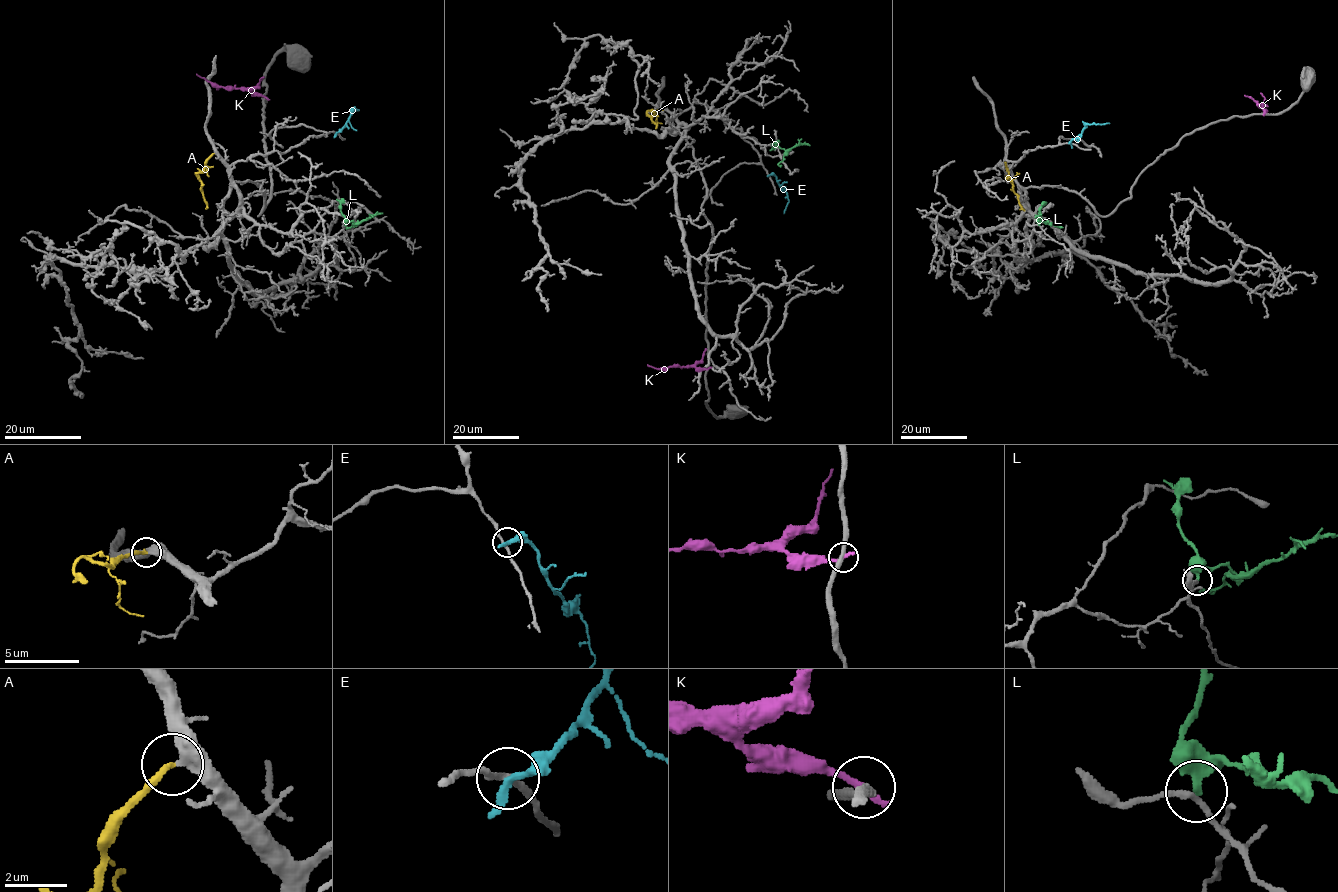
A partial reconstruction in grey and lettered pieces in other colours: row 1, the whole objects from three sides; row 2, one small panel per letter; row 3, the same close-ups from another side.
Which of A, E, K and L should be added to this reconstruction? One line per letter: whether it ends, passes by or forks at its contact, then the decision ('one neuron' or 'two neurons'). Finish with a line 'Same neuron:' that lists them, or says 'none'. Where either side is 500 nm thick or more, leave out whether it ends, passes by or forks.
A: it ends; one neuron
E: it passes by; two neurons
K: it ends; two neurons
L: it ends; two neurons
Same neuron: A

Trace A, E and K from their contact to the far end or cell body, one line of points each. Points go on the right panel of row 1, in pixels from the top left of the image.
A: (1005, 162), (1007, 179), (1024, 210)
E: (1071, 144), (1087, 124), (1109, 123)
K: (1264, 113), (1265, 100), (1260, 93)

